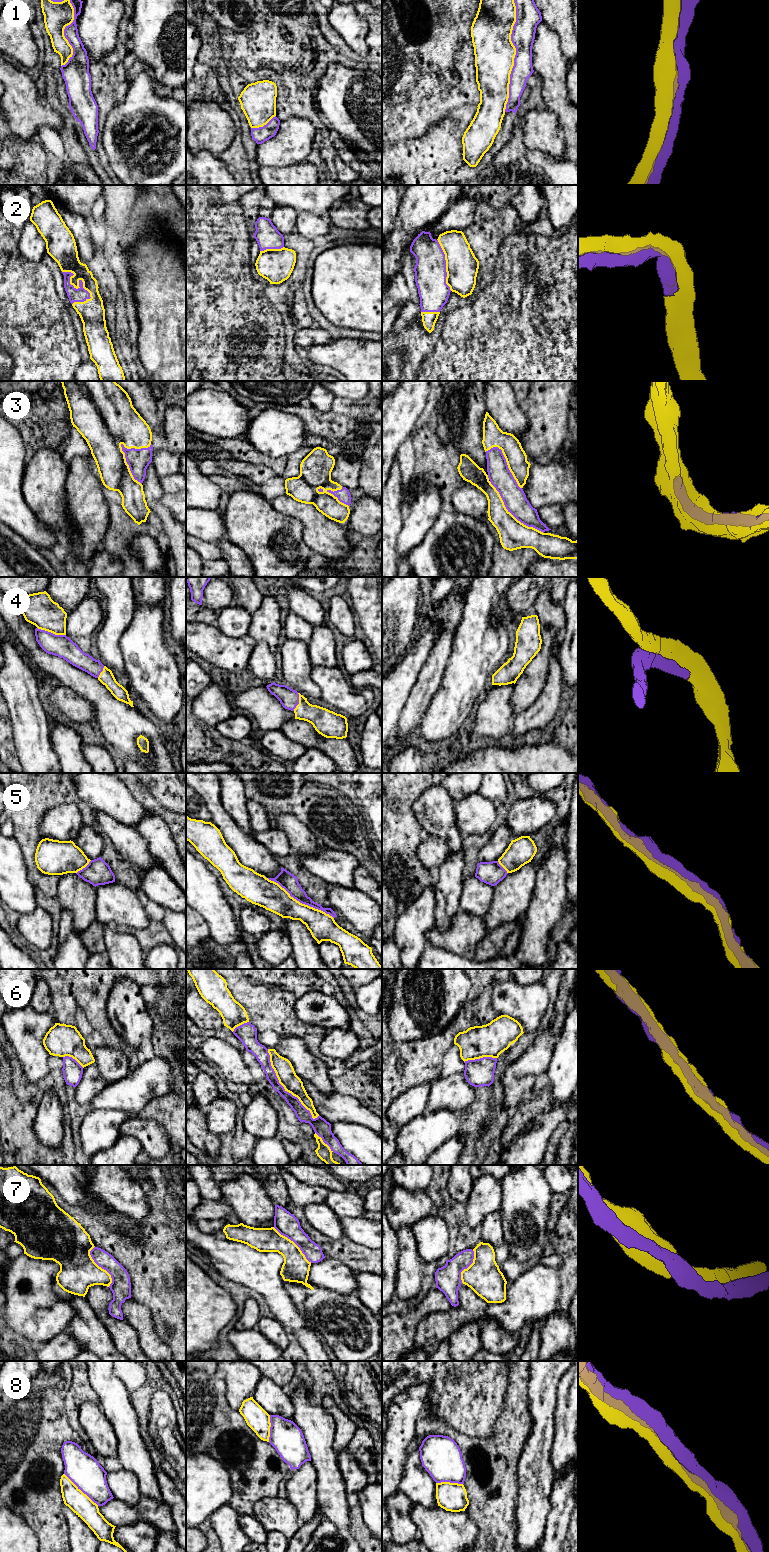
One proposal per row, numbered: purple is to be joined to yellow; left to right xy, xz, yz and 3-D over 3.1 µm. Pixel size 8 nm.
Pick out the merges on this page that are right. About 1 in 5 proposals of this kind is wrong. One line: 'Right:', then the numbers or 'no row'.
Right: 1, 2, 3, 4, 5, 6, 7, 8

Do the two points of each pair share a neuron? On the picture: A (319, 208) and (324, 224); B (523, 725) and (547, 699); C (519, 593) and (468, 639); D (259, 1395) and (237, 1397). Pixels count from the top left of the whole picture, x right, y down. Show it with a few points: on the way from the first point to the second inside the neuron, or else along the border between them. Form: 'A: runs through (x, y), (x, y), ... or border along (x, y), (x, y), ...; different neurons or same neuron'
A: border along (299, 212), (312, 212), (324, 216); different neurons
B: runs through (530, 720), (544, 706); same neuron
C: border along (510, 587), (504, 597); different neurons
D: border along (263, 1376), (257, 1383), (252, 1396); different neurons

